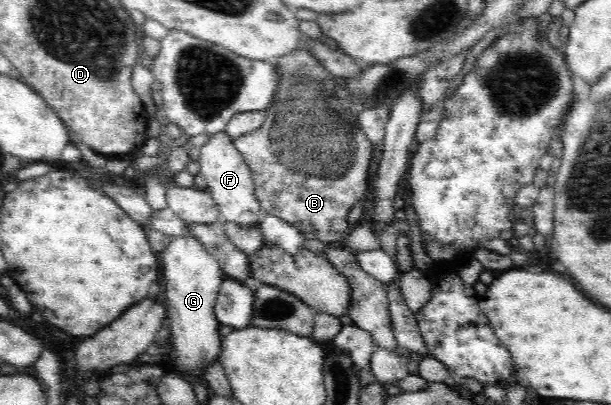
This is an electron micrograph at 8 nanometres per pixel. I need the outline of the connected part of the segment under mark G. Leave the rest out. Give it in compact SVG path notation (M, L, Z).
M192 235L171 237L161 257L166 278L166 304L171 315L168 330L173 345L173 351L165 360L170 360L170 368L202 378L202 372L212 361L218 361L222 352L222 335L218 332L221 324L215 317L214 305L226 276L218 261Z

